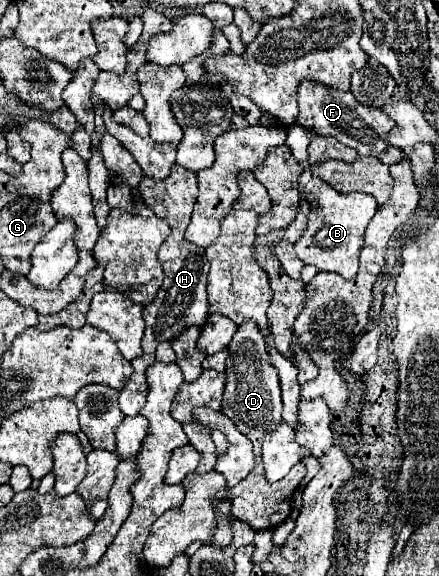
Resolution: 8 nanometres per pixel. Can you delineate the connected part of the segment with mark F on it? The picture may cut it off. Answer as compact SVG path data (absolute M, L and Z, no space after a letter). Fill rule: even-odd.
M302 81L298 89L298 105L298 125L302 125L308 131L312 129L314 133L324 137L336 137L342 145L356 149L358 155L380 155L388 147L386 135L392 127L392 119L382 109L360 105L352 91L336 91L316 81Z

